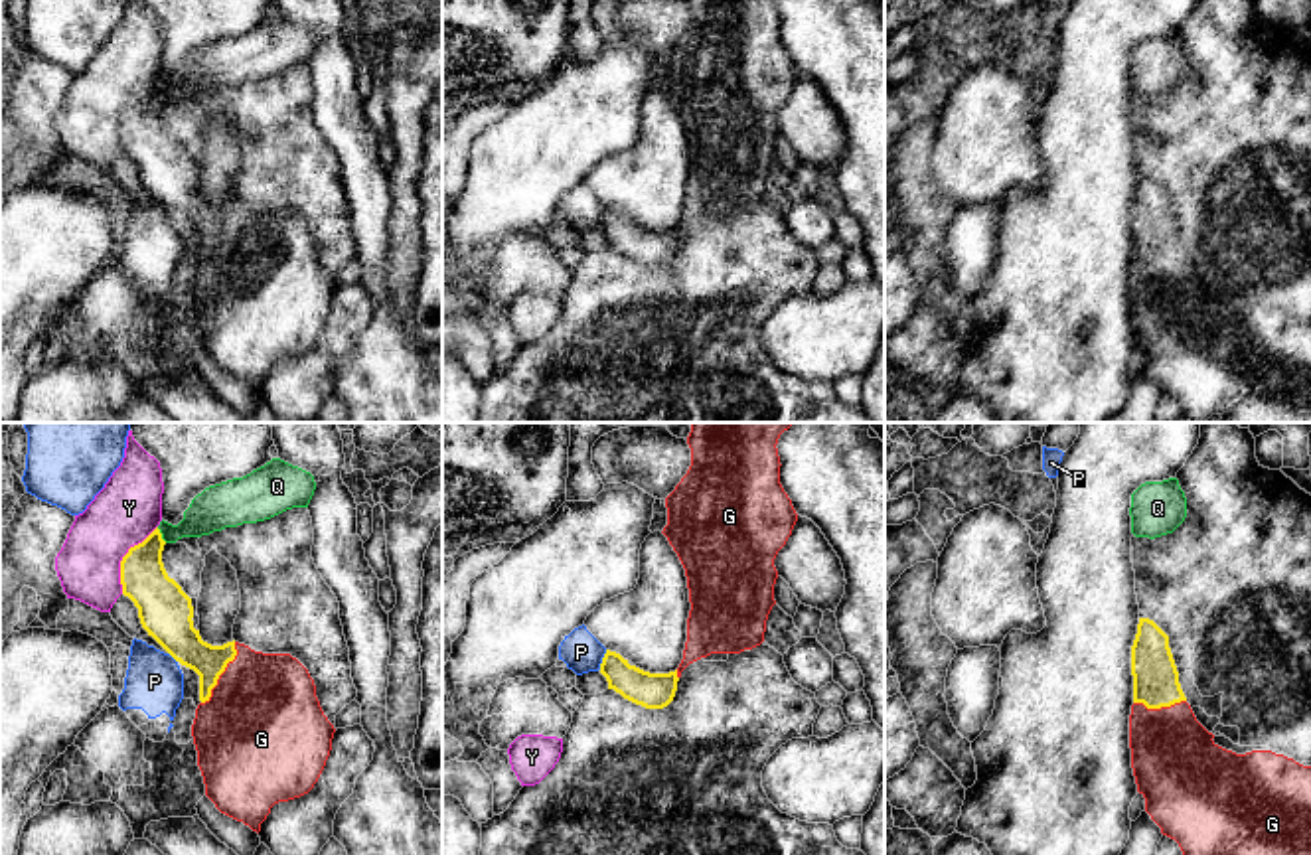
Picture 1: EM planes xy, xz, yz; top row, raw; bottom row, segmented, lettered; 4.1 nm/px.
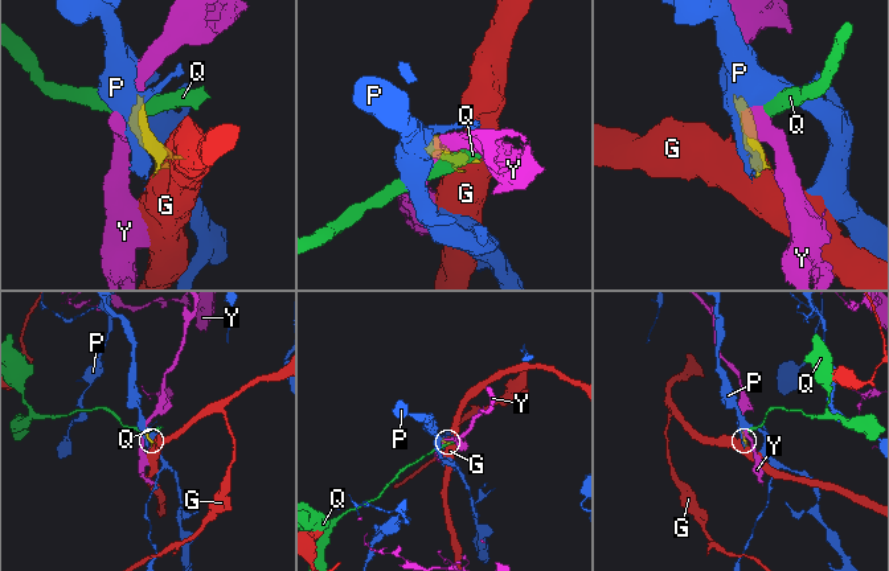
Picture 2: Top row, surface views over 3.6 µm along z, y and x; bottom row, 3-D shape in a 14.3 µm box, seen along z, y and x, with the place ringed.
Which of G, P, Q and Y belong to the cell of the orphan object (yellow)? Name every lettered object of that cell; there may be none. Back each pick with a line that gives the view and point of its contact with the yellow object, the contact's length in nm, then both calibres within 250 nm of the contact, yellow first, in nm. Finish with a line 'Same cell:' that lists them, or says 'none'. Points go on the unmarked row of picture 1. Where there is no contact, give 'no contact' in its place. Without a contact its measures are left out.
G: xy (222, 230) | 300 nm | 160/460 nm
Same cell: G

